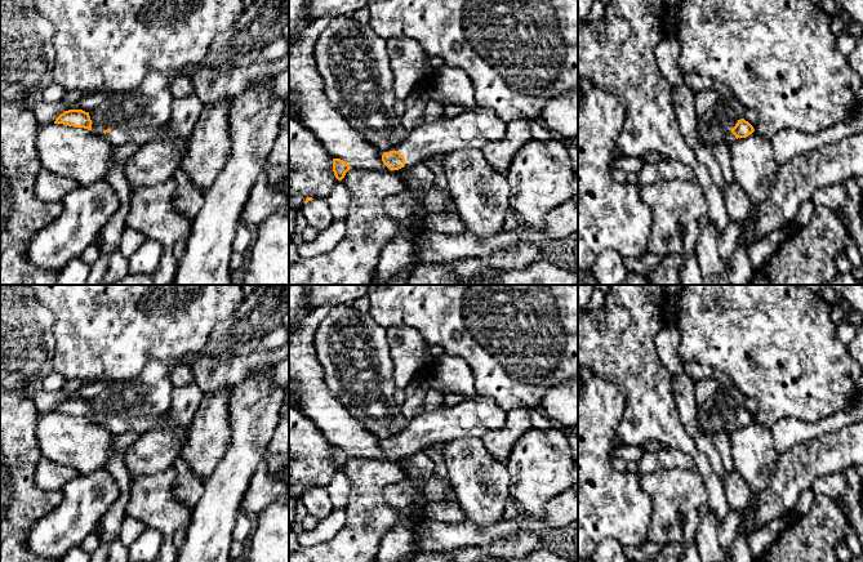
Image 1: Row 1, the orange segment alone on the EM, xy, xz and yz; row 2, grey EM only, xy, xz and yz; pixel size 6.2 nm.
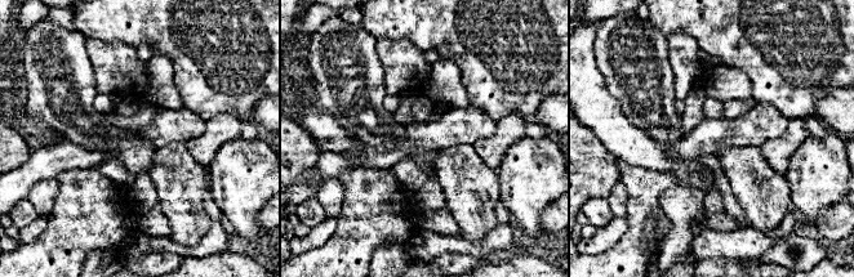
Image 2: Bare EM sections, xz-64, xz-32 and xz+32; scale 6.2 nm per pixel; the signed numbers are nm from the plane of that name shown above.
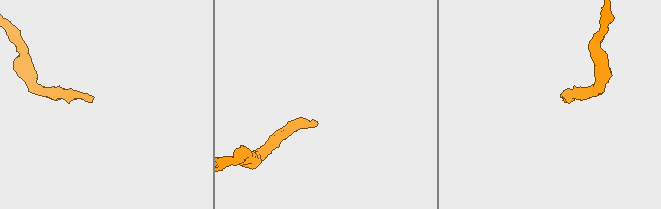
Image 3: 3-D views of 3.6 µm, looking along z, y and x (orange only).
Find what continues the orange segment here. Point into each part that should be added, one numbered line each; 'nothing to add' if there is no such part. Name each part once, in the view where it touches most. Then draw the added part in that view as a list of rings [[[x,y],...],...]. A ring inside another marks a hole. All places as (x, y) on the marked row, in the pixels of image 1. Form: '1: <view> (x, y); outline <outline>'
1: xz (475, 128); outline [[[477,106],[454,119],[424,121],[395,151],[405,157],[405,166],[410,166],[467,147],[481,150],[488,142],[502,139],[506,131],[507,124],[493,110]]]

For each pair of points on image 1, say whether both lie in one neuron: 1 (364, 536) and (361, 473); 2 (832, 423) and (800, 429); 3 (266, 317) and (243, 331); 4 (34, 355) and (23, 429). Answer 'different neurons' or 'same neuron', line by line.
1: same neuron
2: same neuron
3: same neuron
4: different neurons

